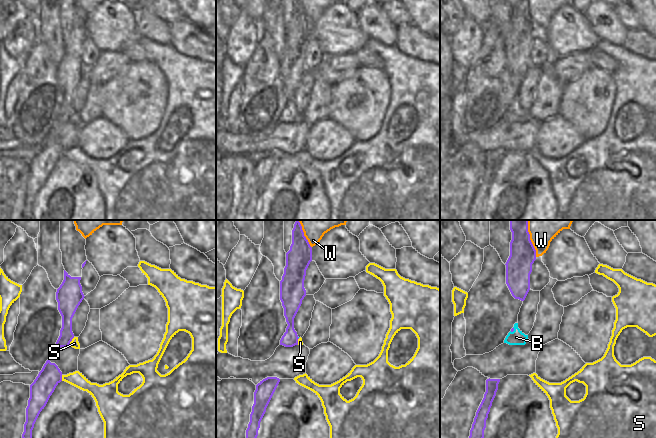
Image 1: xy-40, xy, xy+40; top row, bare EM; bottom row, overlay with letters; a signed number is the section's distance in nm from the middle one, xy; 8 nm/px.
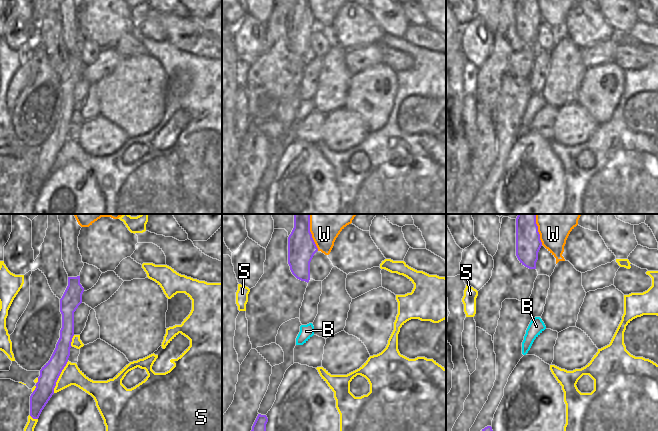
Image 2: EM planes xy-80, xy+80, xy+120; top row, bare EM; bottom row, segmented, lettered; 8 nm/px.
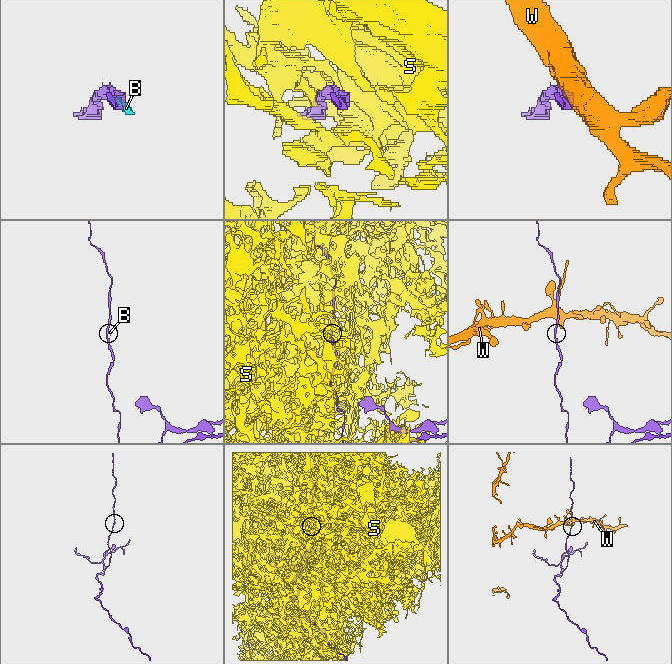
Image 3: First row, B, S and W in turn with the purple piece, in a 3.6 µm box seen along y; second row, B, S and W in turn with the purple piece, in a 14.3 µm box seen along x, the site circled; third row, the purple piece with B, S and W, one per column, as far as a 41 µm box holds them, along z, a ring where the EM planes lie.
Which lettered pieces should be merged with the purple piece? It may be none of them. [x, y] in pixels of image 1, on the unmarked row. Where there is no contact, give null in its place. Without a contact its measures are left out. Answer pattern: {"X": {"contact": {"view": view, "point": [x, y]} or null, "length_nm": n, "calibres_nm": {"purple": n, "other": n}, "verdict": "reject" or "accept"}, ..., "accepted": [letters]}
{"B": {"contact": {"view": "xy+40", "point": [513, 106]}, "length_nm": 50, "calibres_nm": {"purple": 20, "other": 120}, "verdict": "reject"}, "S": {"contact": {"view": "xy-40", "point": [71, 116]}, "length_nm": 90, "calibres_nm": {"purple": 130, "other": 70}, "verdict": "reject"}, "W": {"contact": {"view": "xy+40", "point": [530, 16]}, "length_nm": 280, "calibres_nm": {"purple": 200, "other": 180}, "verdict": "reject"}, "accepted": []}

